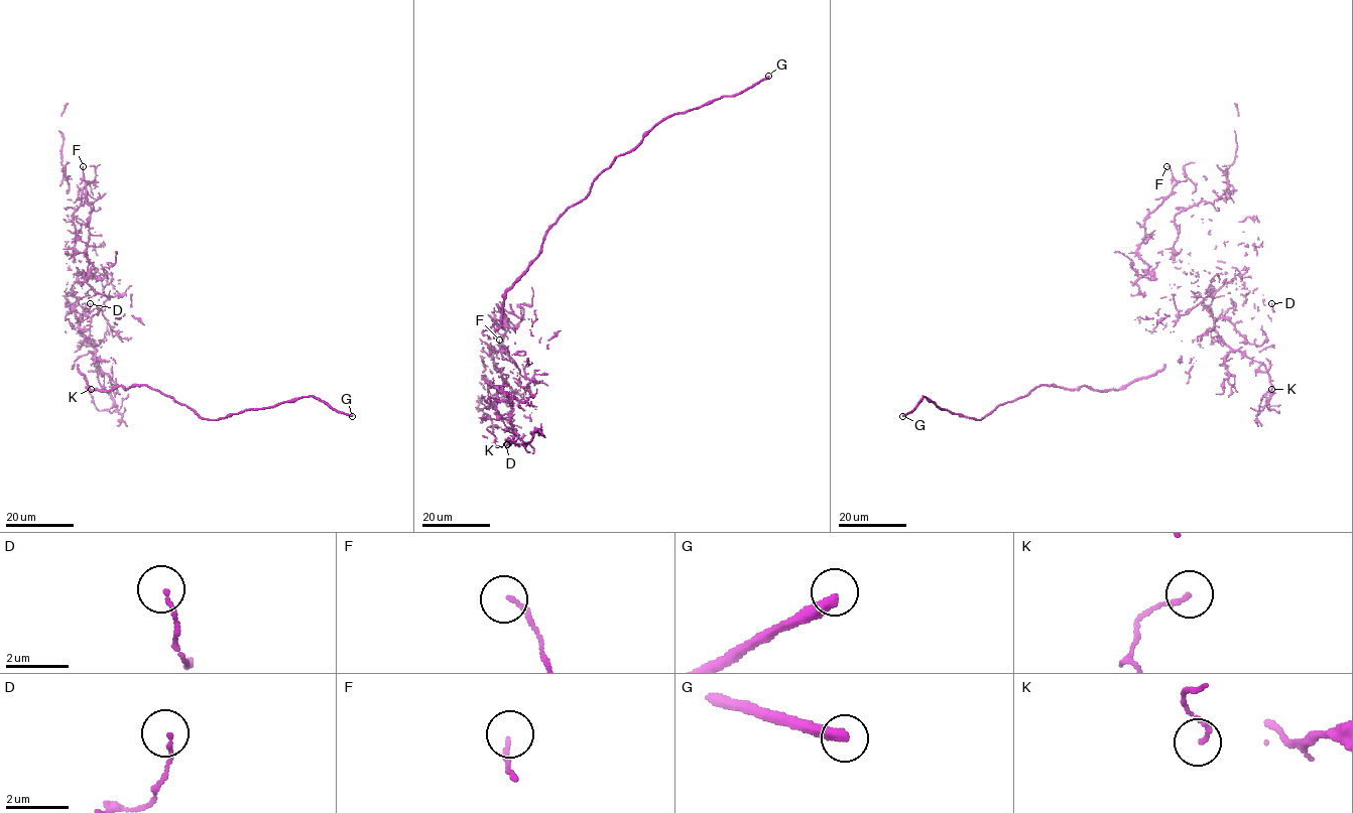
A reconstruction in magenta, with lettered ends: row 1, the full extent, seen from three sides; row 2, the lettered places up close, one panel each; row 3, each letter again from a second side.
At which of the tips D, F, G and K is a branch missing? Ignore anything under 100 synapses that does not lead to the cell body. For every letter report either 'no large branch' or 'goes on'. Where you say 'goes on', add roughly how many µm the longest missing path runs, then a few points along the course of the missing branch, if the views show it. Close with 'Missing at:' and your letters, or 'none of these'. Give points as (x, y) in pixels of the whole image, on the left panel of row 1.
D: no large branch
F: no large branch
G: goes on; about 300 µm are missing
K: no large branch
Missing at: G

